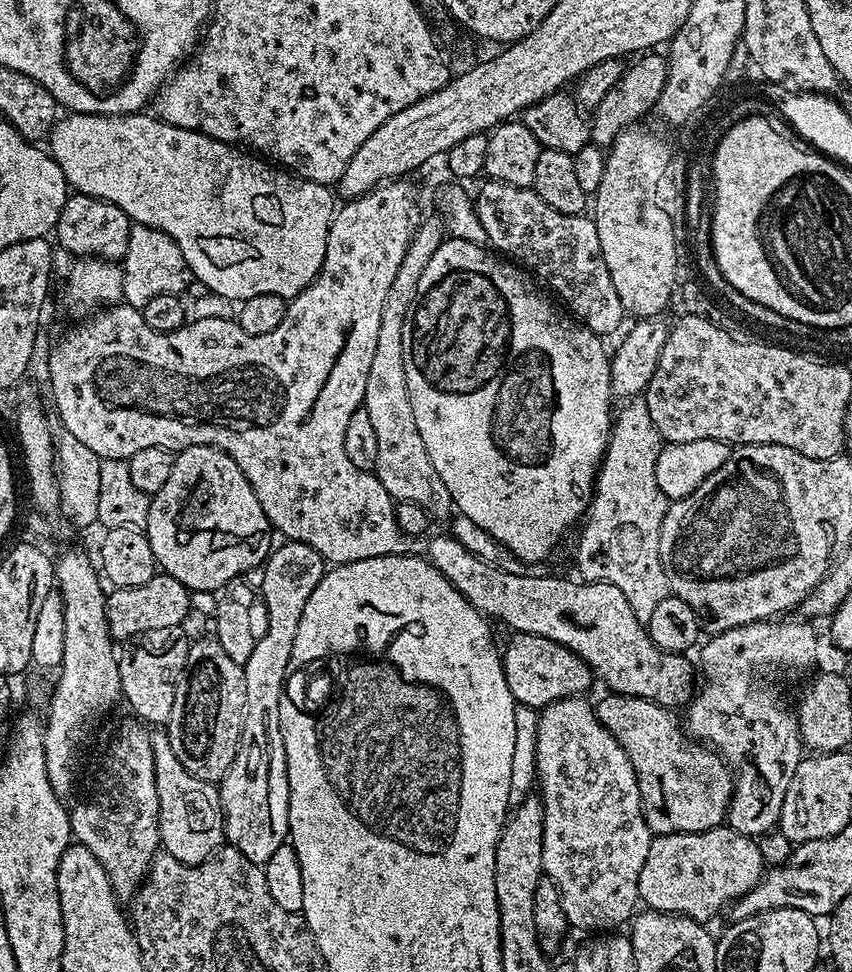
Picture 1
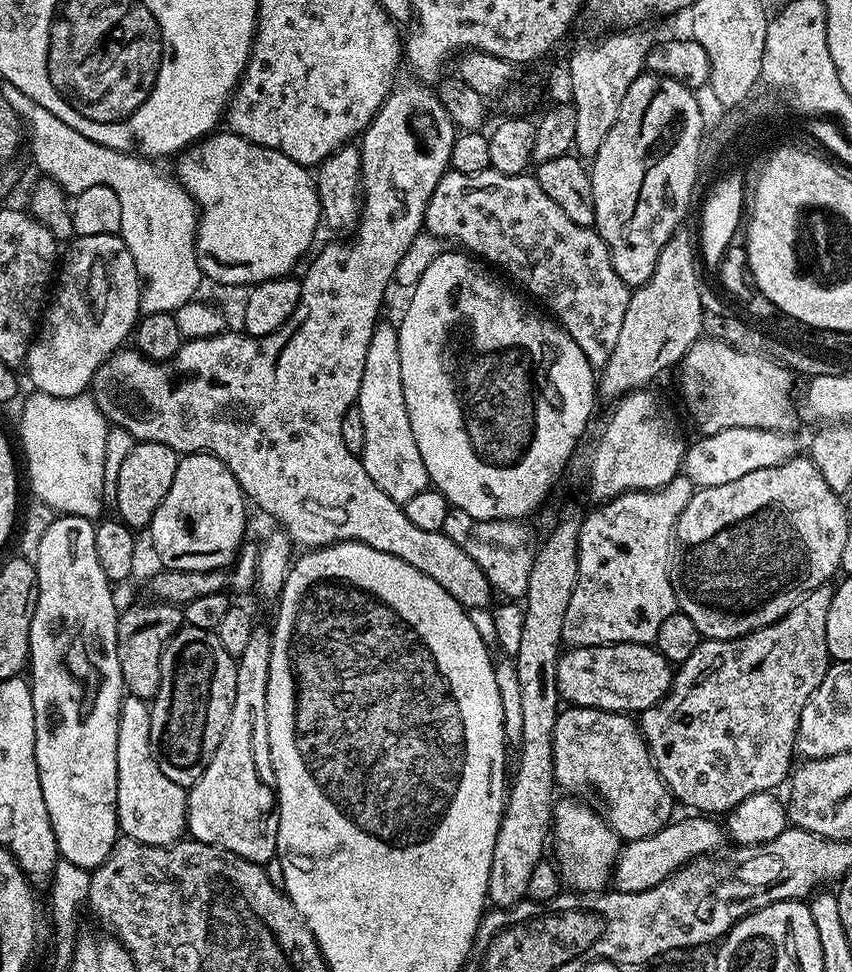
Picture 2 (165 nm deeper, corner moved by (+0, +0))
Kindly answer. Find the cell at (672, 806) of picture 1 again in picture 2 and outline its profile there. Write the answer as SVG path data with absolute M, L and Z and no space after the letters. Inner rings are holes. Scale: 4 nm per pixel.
M565 707L554 722L554 774L557 789L568 794L580 794L593 788L608 807L606 819L621 841L637 840L654 834L673 819L674 797L652 764L648 744L640 733L640 725L631 715L623 712L607 712L597 708Z

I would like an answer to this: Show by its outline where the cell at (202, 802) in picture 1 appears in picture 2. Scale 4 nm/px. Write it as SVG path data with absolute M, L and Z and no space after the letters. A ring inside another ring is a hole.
M143 711L118 718L116 822L119 831L131 840L165 846L181 839L188 826L188 793L178 782L170 782L162 774L150 746L150 722Z

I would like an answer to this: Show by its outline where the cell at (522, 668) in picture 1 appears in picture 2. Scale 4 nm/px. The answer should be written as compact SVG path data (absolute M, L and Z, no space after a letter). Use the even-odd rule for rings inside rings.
M599 644L561 651L558 690L561 701L578 708L639 714L672 689L673 665L652 644Z

